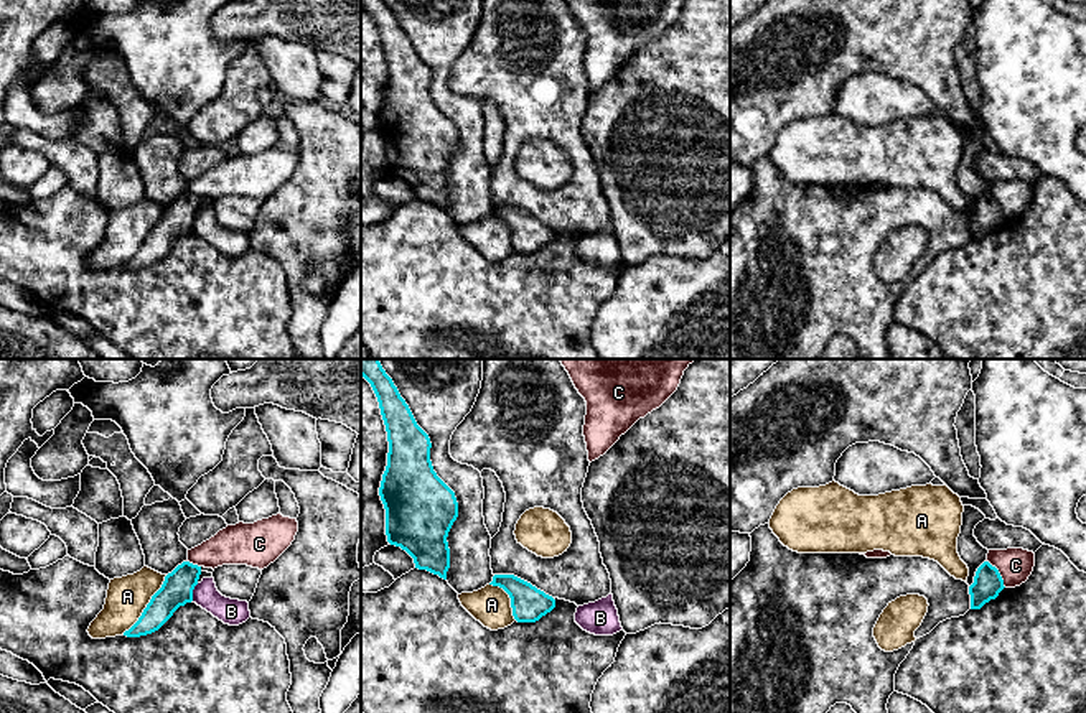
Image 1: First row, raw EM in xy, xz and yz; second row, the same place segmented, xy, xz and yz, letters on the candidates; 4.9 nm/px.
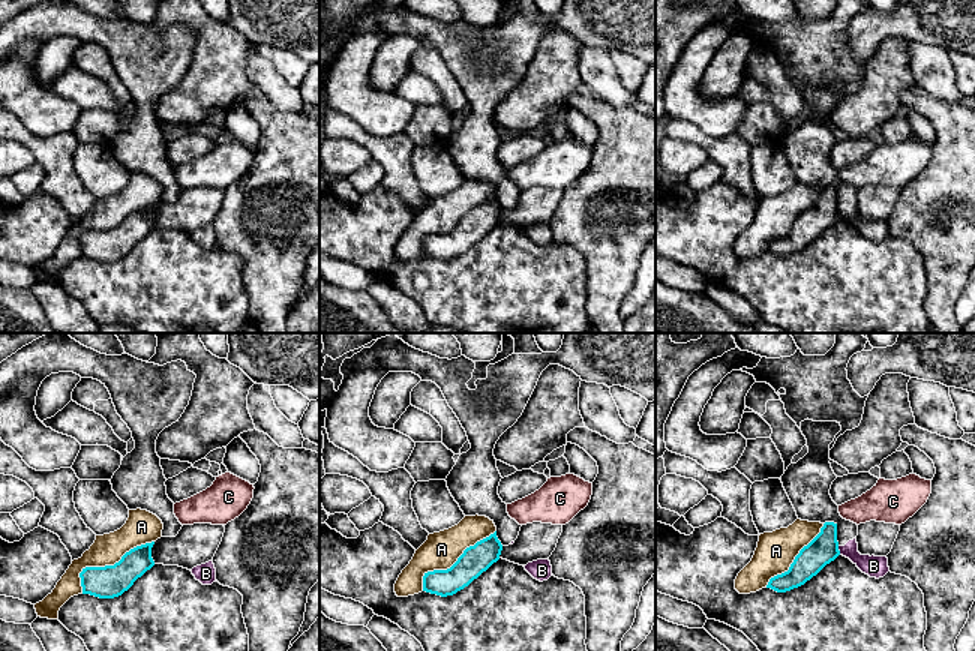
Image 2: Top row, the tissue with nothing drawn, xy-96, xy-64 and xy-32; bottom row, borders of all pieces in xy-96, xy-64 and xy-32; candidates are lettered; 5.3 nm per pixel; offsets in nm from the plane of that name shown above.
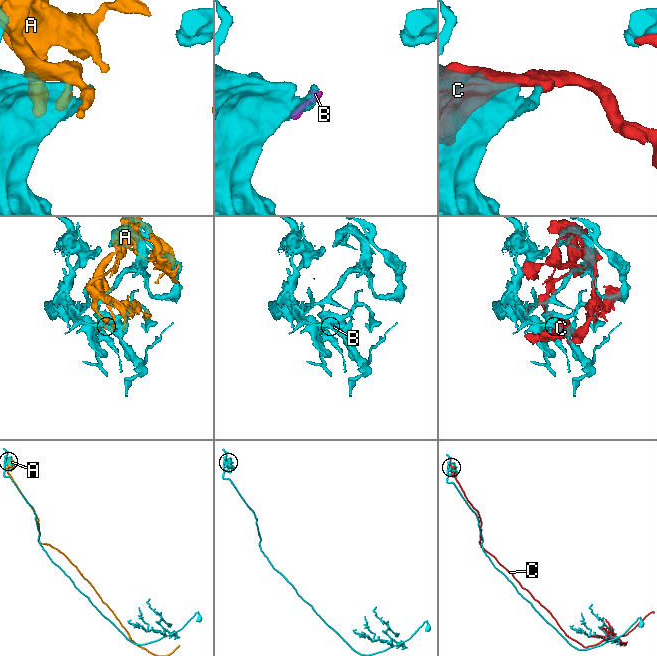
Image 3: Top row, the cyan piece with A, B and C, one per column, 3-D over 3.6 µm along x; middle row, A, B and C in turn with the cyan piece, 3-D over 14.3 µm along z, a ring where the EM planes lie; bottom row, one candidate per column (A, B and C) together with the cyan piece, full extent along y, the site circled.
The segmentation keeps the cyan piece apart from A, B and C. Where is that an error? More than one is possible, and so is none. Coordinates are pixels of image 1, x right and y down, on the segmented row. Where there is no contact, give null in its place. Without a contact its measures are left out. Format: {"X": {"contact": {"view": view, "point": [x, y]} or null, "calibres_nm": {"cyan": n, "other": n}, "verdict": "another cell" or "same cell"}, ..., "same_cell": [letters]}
{"A": {"contact": {"view": "xy", "point": [147, 605]}, "calibres_nm": {"cyan": 160, "other": 200}, "verdict": "another cell"}, "B": {"contact": {"view": "xy", "point": [191, 591]}, "calibres_nm": {"cyan": 160, "other": 130}, "verdict": "another cell"}, "C": {"contact": {"view": "yz", "point": [999, 573]}, "calibres_nm": {"cyan": 140, "other": 170}, "verdict": "another cell"}, "same_cell": []}

